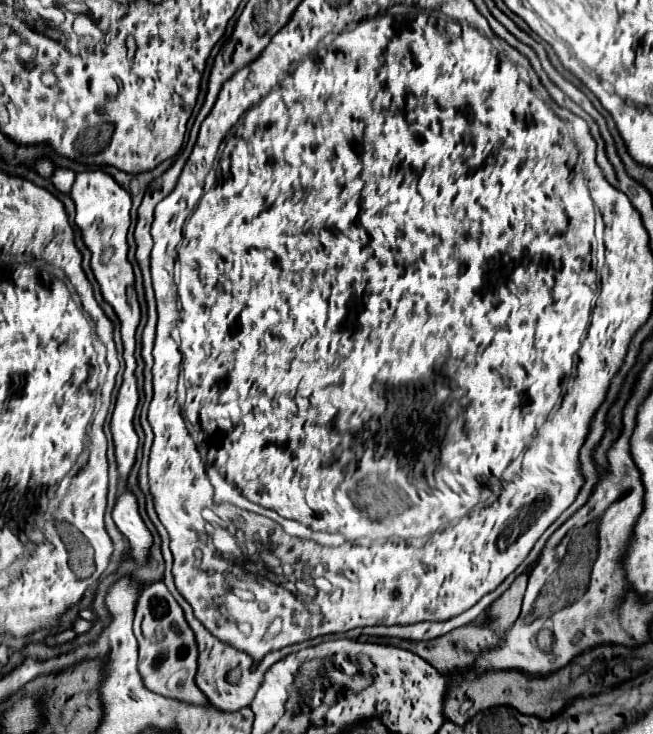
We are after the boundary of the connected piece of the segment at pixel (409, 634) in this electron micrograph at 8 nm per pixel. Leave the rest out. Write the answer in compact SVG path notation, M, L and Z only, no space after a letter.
M422 623L414 625L394 625L394 627L360 627L346 631L346 639L356 639L358 635L378 635L378 637L398 637L408 641L422 641Z

